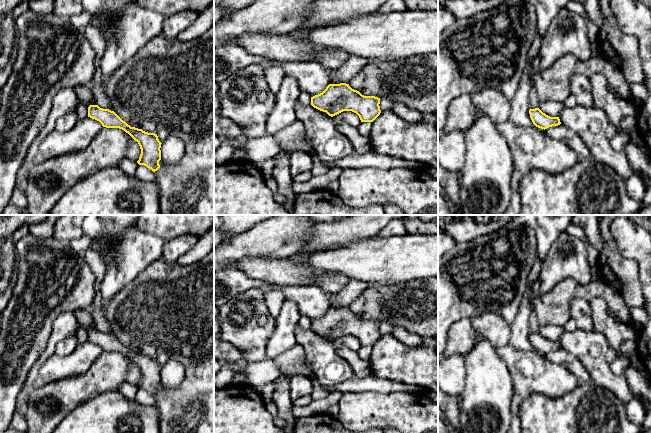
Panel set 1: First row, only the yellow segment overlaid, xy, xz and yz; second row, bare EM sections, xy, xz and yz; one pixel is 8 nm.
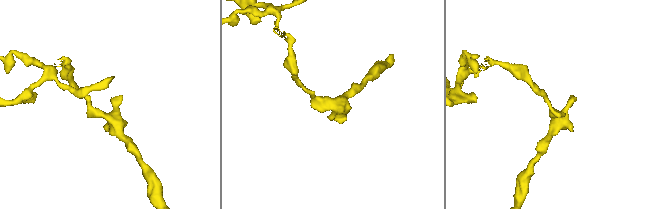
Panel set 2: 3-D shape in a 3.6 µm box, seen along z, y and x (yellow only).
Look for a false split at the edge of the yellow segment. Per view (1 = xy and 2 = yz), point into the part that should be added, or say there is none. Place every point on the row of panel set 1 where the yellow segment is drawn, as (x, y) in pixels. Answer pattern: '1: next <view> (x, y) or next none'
1: next none
2: next none

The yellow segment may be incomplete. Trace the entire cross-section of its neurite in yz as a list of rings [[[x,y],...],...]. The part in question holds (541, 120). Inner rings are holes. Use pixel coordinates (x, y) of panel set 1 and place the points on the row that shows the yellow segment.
[[[539,108],[530,109],[529,114],[533,124],[544,130],[561,124],[559,117],[550,117],[543,113]]]

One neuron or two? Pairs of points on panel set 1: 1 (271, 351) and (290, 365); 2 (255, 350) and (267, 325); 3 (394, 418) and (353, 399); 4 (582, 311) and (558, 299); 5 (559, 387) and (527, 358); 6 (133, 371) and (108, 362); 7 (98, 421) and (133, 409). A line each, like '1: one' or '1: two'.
1: two
2: one
3: one
4: one
5: one
6: two
7: one

